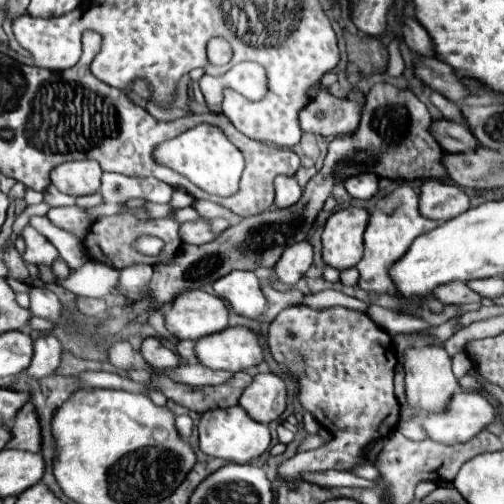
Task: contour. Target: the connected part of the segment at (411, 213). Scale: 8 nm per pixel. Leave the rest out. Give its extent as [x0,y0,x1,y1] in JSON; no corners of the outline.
[357,185,439,297]

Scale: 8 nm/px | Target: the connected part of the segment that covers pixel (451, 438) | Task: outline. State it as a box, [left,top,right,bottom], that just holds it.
[423,391,497,443]

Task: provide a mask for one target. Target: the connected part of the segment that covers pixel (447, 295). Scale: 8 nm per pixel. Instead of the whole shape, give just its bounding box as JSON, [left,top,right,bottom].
[433,281,483,305]

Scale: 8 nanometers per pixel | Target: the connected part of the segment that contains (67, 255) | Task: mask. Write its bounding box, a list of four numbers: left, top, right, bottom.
[29,217,87,271]

